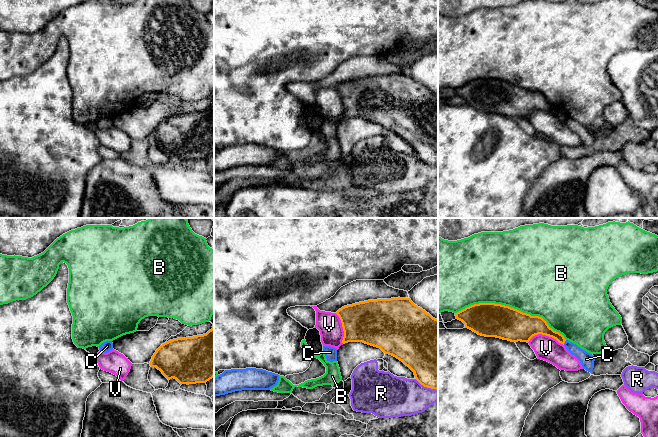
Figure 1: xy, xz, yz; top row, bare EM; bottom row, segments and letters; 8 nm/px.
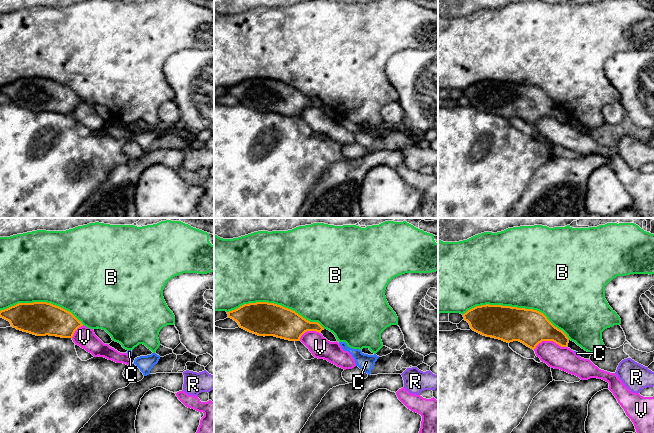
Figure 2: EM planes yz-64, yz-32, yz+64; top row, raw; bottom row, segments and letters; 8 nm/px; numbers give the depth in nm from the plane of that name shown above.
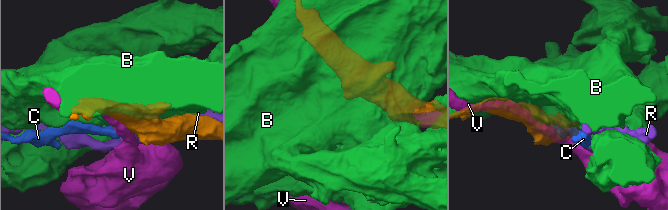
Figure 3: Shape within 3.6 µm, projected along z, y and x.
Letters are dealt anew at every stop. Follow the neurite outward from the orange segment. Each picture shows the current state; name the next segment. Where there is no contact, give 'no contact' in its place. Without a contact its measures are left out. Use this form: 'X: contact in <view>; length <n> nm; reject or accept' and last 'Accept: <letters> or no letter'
B: contact in yz; length 900 nm; reject
C: contact in yz; length 50 nm; reject
R: contact in xz; length 200 nm; reject
V: contact in yz; length 300 nm; reject
Accept: no letter

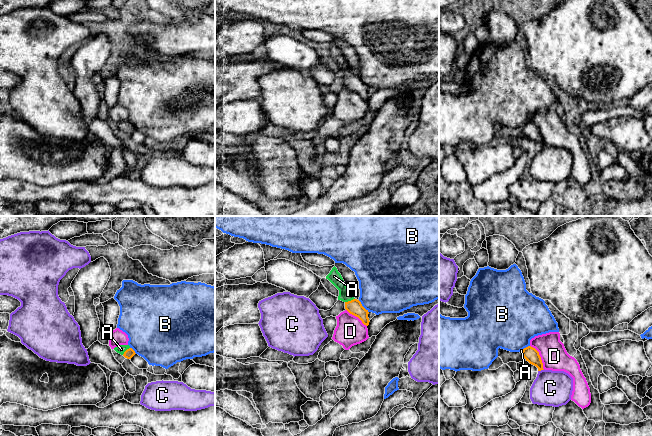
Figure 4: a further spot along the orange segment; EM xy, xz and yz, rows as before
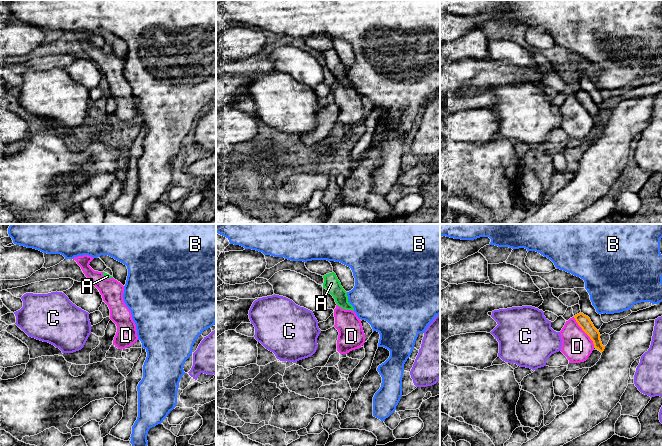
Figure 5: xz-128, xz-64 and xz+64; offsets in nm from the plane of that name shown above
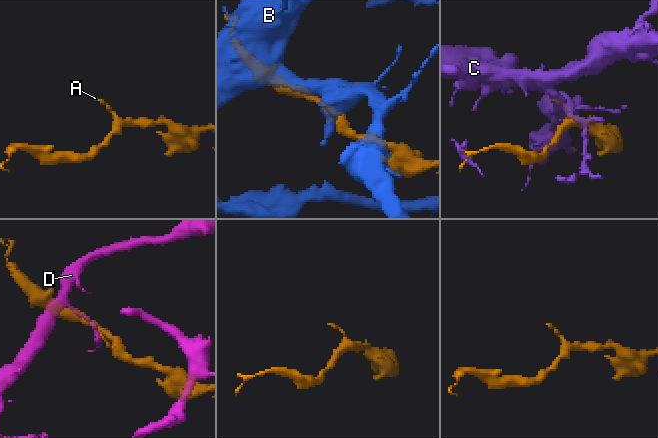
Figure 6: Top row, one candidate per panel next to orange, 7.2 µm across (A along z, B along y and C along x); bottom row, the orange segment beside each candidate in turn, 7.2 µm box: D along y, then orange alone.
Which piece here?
A: contact in xz; length 90 nm; accept
B: contact in xz; length 130 nm; reject
C: contact in yz; length 60 nm; reject
D: contact in yz; length 220 nm; reject
Accept: A

